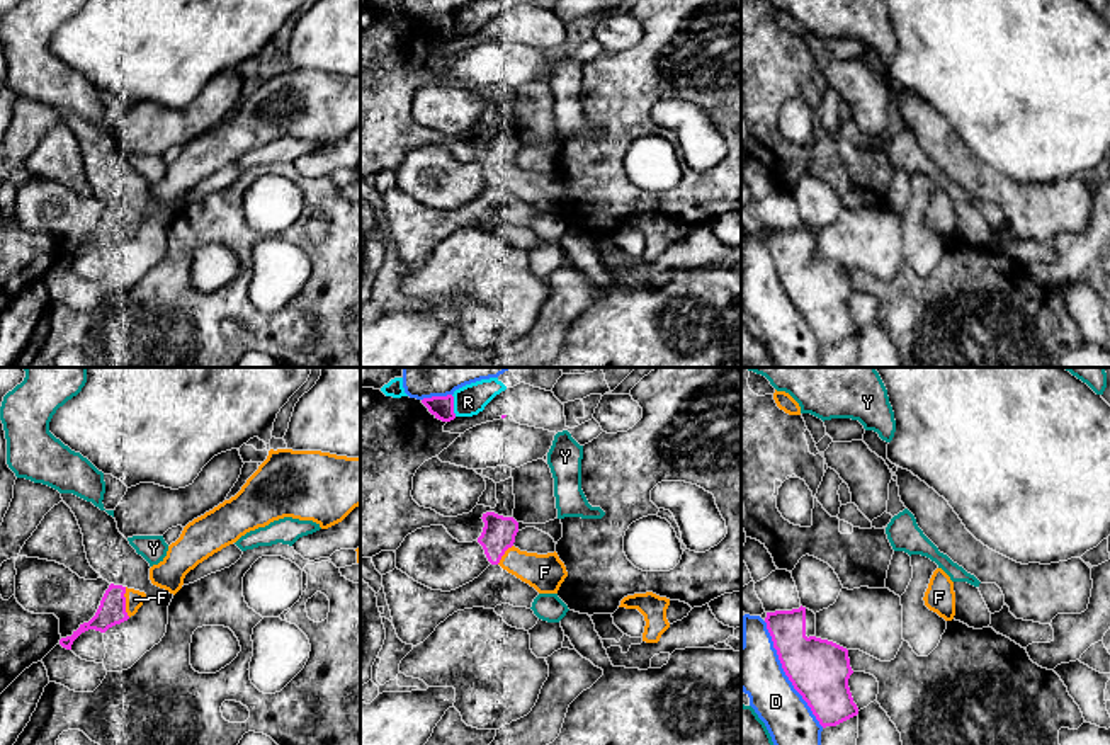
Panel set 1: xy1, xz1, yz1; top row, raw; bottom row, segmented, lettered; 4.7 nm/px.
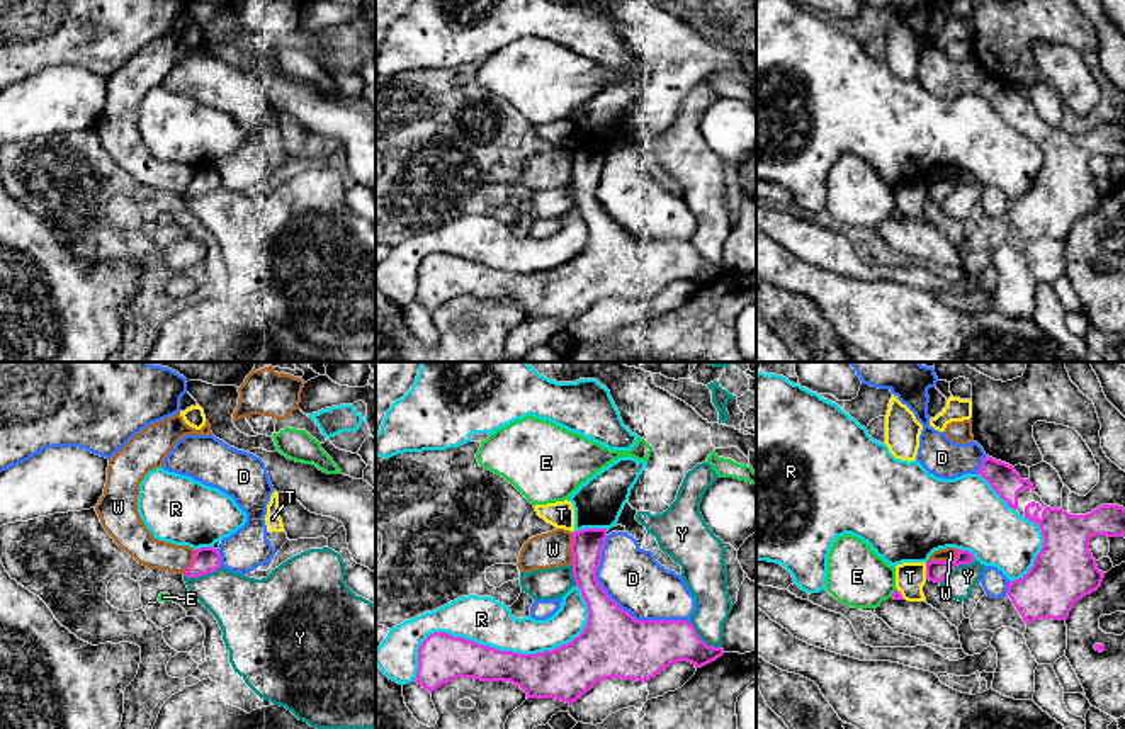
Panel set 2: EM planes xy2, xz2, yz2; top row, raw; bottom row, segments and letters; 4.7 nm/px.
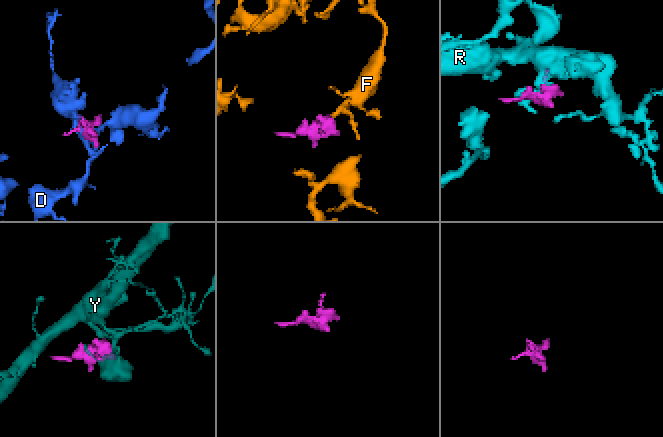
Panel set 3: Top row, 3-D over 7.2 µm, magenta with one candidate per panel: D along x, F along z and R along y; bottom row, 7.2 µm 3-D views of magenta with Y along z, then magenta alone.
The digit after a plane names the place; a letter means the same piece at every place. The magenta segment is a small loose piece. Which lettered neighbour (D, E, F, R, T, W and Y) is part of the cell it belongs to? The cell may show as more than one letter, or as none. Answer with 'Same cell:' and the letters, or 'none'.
Same cell: F

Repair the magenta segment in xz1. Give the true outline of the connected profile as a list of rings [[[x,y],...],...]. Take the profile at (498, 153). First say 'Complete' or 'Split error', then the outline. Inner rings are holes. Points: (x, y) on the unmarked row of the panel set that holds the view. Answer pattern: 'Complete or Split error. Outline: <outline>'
Split error. Outline: [[[486,131],[481,138],[484,146],[478,162],[491,184],[500,184],[539,213],[558,213],[568,191],[556,170],[537,173],[515,167],[518,141],[513,136]]]

